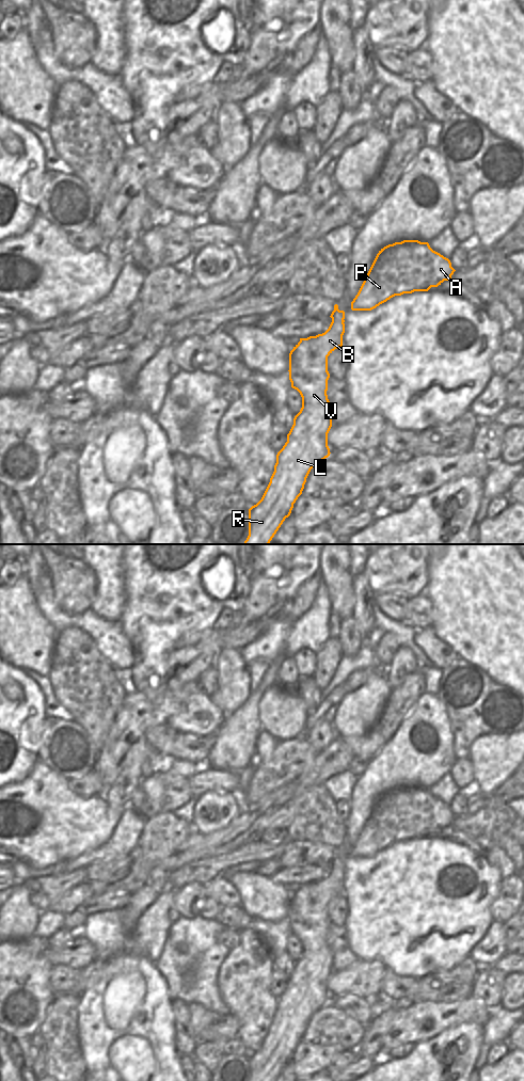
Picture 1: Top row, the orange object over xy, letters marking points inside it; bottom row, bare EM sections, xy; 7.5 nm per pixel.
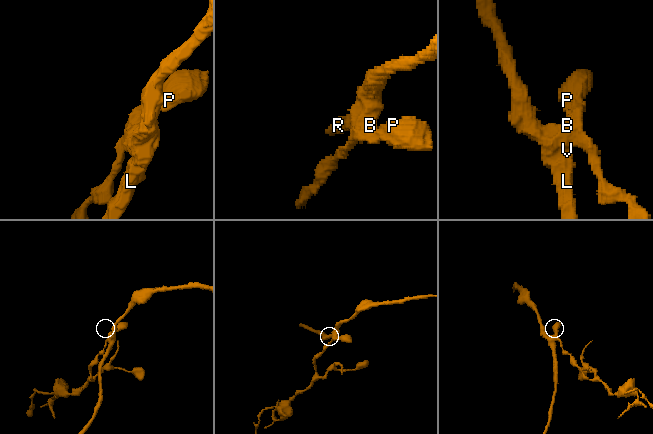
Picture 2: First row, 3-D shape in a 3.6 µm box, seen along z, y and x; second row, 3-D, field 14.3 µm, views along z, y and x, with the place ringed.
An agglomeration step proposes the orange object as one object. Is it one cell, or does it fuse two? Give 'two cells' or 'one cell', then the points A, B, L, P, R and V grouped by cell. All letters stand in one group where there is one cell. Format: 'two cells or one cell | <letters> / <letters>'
two cells | A P / B L R V

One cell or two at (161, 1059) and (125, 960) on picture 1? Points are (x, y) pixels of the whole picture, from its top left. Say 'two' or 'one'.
one

